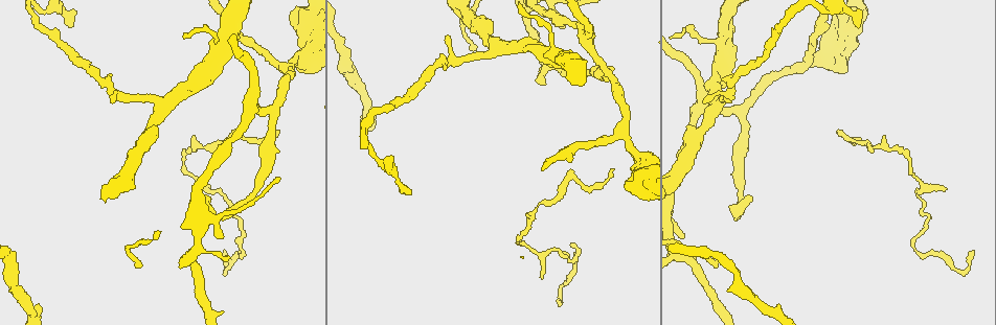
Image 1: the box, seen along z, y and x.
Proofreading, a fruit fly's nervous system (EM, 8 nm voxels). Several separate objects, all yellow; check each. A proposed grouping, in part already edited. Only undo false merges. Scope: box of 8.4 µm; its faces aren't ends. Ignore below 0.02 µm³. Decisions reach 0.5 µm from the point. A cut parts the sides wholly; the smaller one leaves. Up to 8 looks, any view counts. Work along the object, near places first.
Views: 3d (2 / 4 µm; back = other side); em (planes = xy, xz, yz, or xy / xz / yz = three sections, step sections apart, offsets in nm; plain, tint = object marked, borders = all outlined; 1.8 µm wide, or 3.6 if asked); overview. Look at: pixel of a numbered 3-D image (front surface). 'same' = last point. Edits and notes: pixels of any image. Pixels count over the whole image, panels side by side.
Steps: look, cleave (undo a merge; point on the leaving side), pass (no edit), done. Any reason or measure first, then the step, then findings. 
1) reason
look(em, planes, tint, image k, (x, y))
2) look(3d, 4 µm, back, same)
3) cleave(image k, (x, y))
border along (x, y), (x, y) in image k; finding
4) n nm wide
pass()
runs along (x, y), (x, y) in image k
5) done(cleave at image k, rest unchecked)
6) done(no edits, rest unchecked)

a narrow waist
look(3d, 2 µm, image 1, (828, 11))

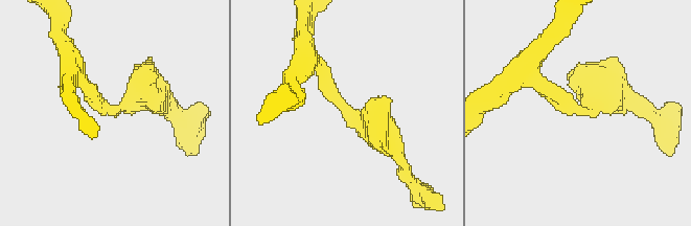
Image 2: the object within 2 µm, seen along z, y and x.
now the EM
look(em, planes, tint, image 2, (356, 117))

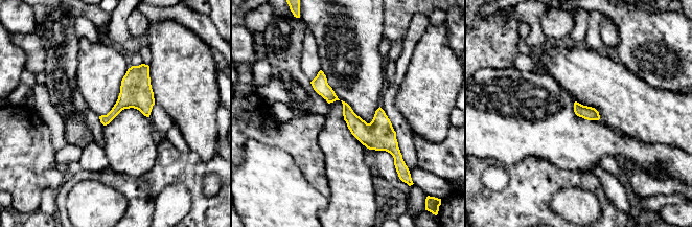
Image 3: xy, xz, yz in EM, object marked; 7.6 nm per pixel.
pass()
all the same cell

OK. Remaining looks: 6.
branch point
look(em, planes, tint, image 1, (715, 103))

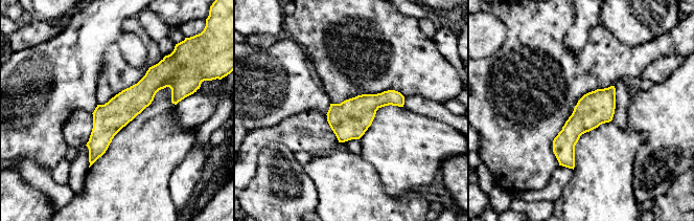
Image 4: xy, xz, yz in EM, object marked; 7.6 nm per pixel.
240 nm wide
pass()
runs along (178, 94), (152, 83), (91, 159) in image 4; continuous, no second cell

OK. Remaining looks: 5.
look(em, planes, tint, image 1, (226, 42))

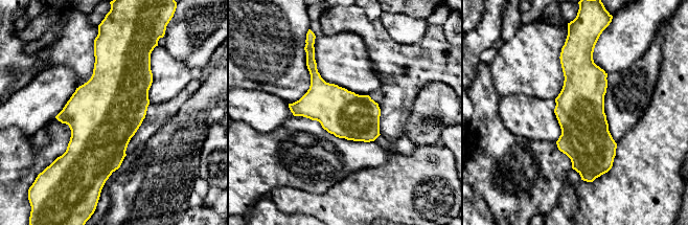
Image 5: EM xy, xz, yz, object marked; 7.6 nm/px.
pass()
continuous, no second cell

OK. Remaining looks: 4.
three-way junction
look(3d, 4 µm, back, image 1, (585, 38))

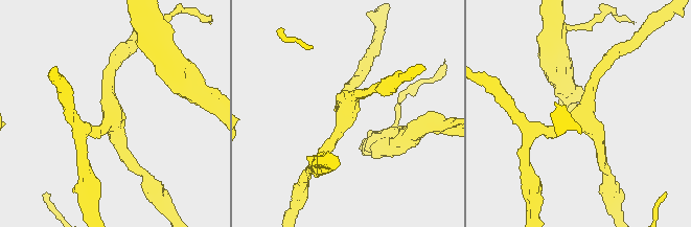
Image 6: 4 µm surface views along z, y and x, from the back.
look(em, planes, tint, image 6, (109, 123))

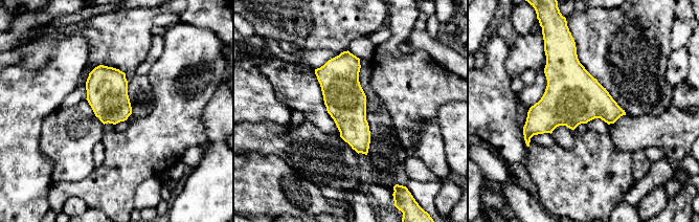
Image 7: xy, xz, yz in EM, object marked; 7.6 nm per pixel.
pass()
all the same cell

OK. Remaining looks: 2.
done(no edits, rest unchecked)

